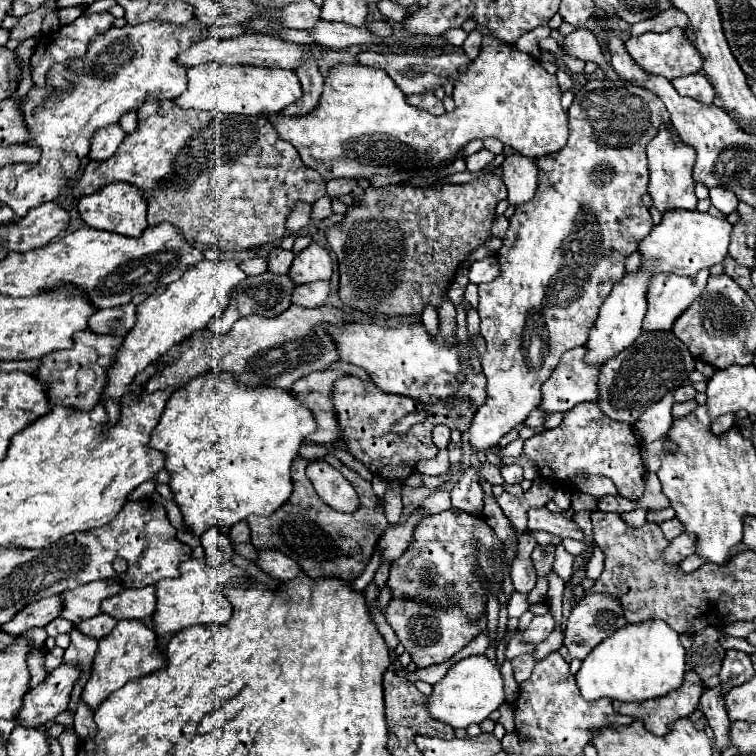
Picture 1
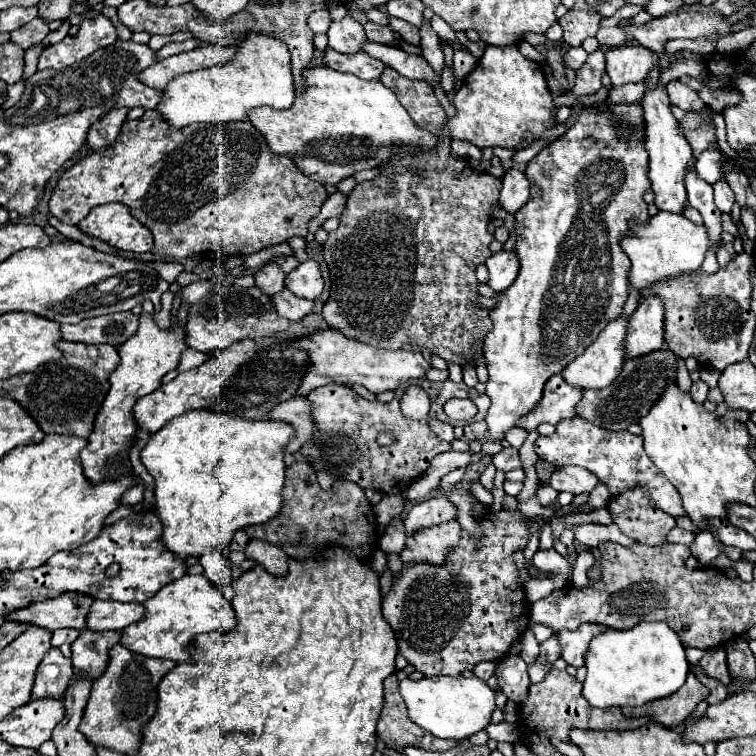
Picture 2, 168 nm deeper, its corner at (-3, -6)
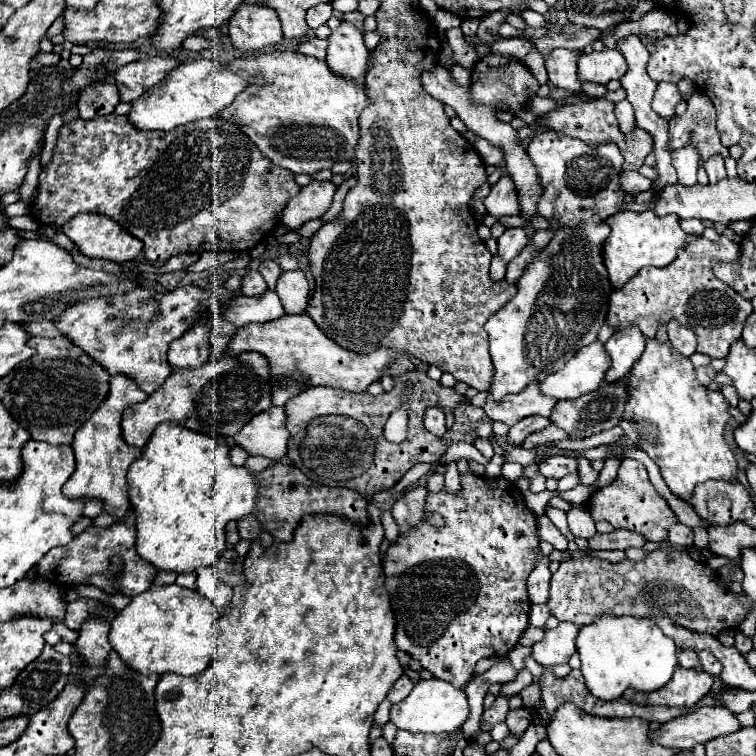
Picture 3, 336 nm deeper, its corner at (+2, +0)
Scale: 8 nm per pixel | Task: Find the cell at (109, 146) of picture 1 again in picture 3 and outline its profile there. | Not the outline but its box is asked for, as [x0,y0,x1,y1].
[78,82,120,120]

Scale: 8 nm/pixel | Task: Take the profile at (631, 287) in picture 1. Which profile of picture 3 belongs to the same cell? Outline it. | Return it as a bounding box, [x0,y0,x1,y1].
[540,342,610,400]

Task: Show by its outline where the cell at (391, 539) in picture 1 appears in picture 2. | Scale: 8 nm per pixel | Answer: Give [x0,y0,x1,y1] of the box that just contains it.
[405,498,457,536]

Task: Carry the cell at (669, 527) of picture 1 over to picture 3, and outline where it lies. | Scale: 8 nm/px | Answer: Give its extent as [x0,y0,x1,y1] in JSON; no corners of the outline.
[668,524,694,548]

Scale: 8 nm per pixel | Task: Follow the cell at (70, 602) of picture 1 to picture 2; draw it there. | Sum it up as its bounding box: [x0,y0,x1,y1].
[9,594,93,632]

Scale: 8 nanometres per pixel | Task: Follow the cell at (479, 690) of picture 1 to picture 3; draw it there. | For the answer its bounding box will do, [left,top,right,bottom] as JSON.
[390,678,468,734]

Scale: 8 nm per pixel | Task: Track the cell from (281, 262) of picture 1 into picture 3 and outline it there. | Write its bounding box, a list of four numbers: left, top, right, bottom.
[240,270,268,296]

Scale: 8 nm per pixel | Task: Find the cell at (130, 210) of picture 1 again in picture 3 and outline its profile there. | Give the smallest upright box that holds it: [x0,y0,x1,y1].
[62,214,142,264]

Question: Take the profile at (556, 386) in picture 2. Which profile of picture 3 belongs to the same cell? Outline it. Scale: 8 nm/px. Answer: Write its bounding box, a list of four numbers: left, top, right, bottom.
[482,382,556,426]

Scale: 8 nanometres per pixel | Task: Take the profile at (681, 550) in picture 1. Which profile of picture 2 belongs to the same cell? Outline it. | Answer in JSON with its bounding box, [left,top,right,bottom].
[689,532,721,566]

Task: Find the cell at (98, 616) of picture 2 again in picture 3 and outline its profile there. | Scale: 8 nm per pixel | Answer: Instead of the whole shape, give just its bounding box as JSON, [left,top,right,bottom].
[64,598,98,630]

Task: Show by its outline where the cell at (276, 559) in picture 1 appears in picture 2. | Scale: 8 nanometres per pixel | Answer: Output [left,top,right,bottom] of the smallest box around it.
[245,540,289,576]

